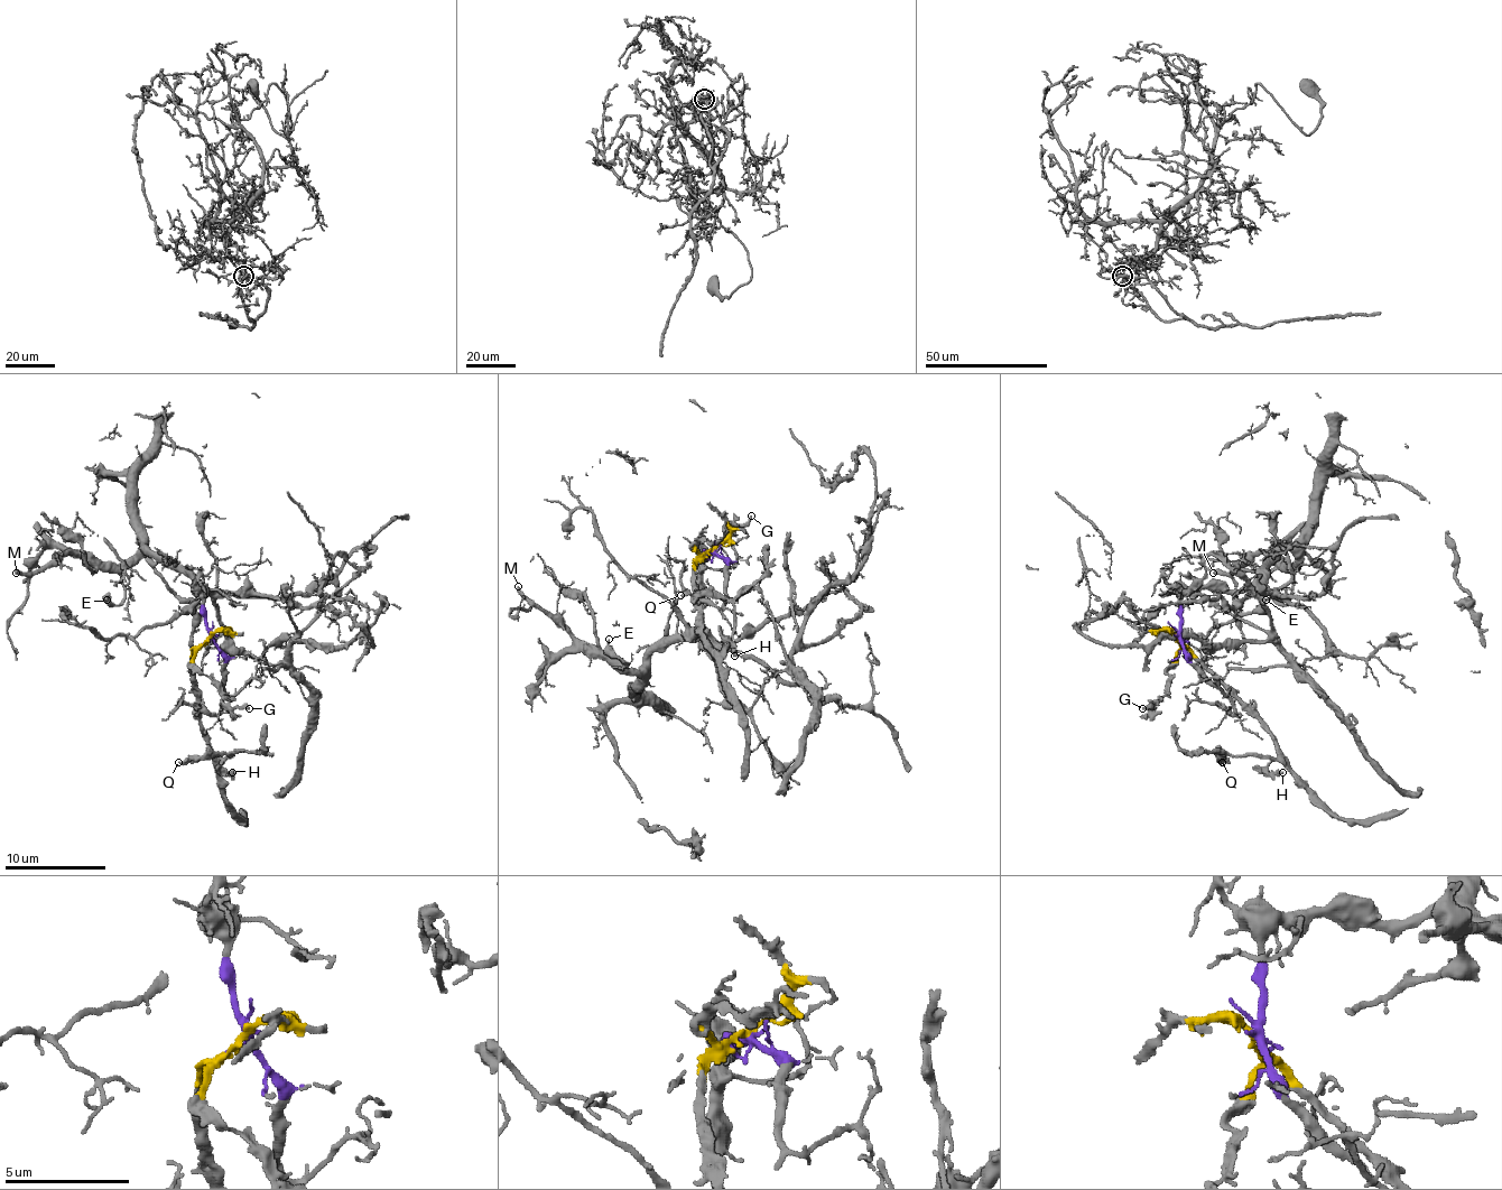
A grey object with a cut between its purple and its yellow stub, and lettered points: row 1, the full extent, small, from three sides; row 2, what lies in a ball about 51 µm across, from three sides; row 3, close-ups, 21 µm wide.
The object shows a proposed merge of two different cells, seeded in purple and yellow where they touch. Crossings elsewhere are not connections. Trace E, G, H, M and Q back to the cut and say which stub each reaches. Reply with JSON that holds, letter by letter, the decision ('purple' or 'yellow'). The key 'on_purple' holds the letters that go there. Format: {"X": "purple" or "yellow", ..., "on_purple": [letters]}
{"E": "purple", "G": "yellow", "H": "yellow", "M": "purple", "Q": "yellow", "on_purple": ["E", "M"]}

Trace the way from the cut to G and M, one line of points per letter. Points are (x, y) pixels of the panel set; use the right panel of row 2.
G: (1177, 637), (1179, 649), (1167, 669), (1169, 684), (1159, 702), (1142, 709)
M: (1177, 637), (1185, 596), (1245, 591), (1283, 550), (1296, 558), (1283, 565), (1255, 552), (1230, 573), (1213, 573)

